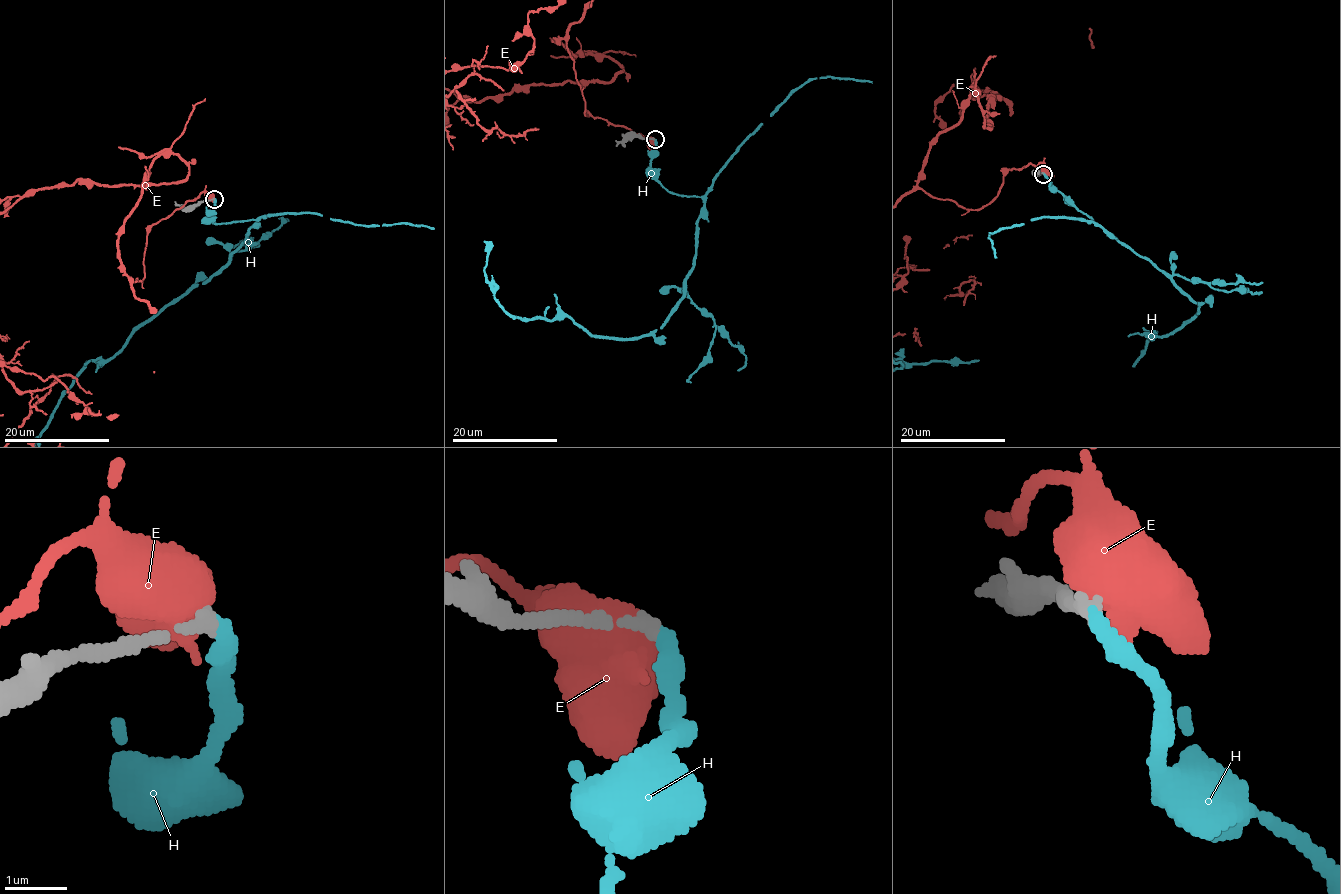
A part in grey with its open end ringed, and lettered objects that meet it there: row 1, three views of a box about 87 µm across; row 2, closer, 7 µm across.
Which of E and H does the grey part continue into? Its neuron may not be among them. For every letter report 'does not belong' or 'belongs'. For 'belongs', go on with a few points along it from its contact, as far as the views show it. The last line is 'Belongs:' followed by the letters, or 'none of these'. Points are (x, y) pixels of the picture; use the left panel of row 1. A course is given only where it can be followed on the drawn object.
E: does not belong
H: belongs
Belongs: H

